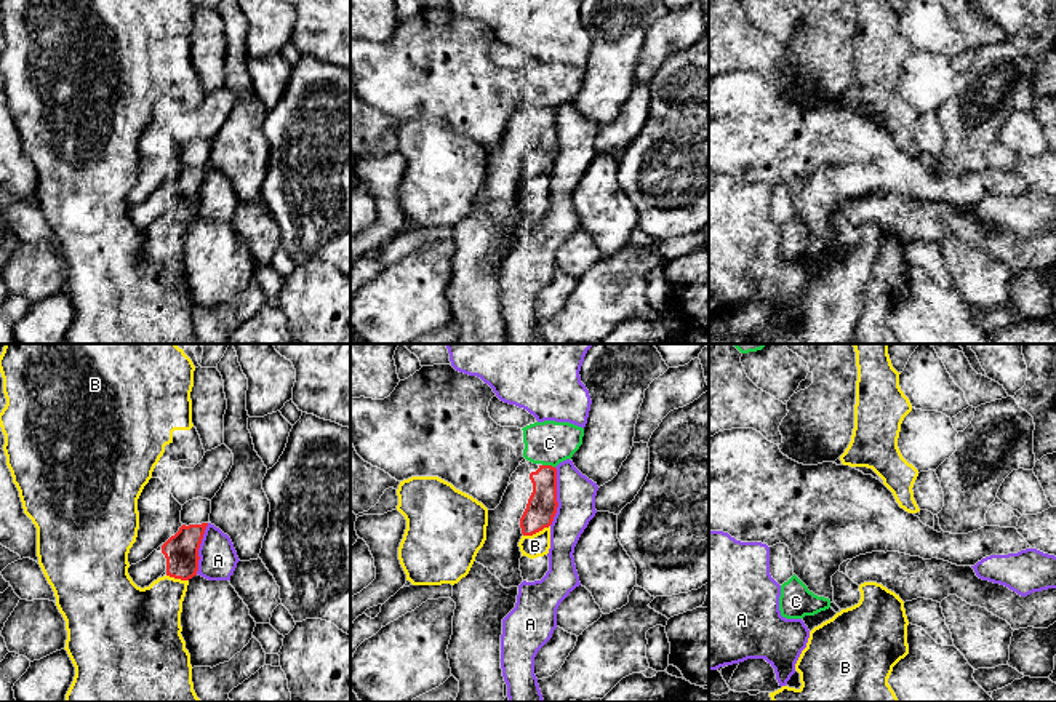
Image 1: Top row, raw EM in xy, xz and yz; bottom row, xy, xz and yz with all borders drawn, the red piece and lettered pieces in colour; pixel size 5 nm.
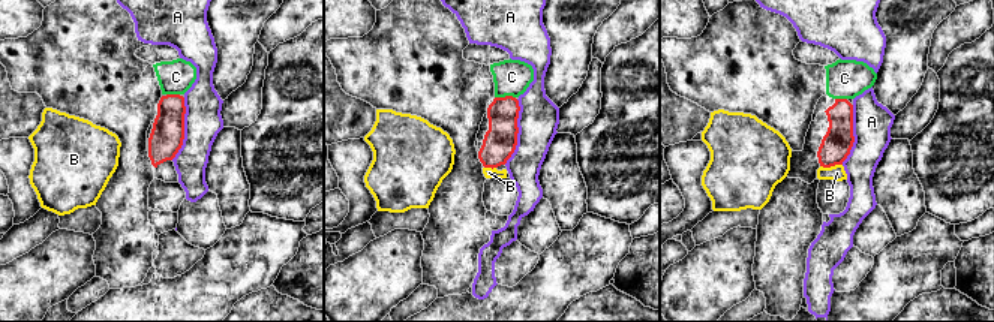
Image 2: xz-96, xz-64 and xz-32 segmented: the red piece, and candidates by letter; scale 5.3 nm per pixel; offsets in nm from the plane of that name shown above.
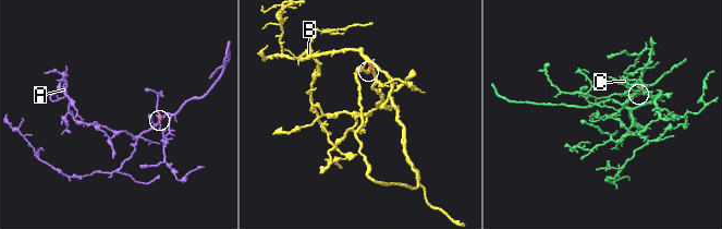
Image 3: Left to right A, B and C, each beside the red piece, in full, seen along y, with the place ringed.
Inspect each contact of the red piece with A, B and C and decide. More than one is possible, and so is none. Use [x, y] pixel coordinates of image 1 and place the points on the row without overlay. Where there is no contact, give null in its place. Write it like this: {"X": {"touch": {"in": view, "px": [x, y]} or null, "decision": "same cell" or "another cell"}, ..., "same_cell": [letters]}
{"A": {"touch": {"in": "xz", "px": [556, 138]}, "decision": "another cell"}, "B": {"touch": {"in": "xz", "px": [536, 173]}, "decision": "another cell"}, "C": {"touch": {"in": "xz", "px": [549, 107]}, "decision": "another cell"}, "same_cell": []}

